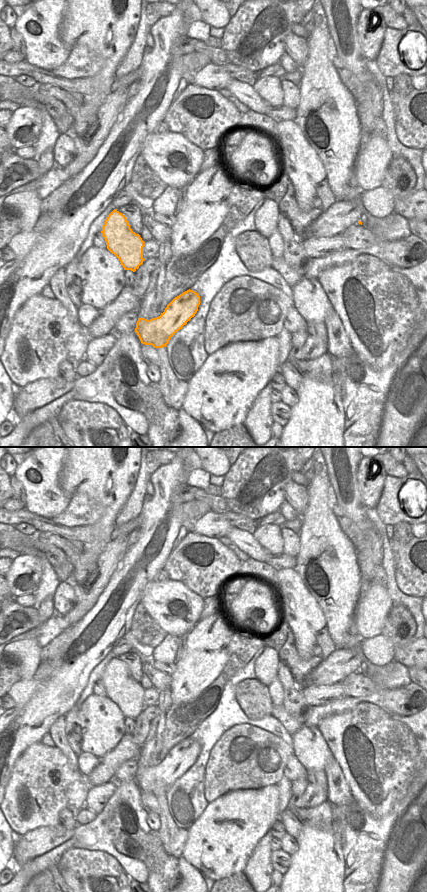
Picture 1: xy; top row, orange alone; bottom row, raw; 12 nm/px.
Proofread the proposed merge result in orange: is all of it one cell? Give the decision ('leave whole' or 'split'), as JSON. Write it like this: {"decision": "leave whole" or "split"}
{"decision": "leave whole"}

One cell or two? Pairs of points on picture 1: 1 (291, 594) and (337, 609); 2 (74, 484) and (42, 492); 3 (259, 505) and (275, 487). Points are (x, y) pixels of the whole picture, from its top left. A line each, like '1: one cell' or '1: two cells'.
1: two cells
2: two cells
3: one cell

